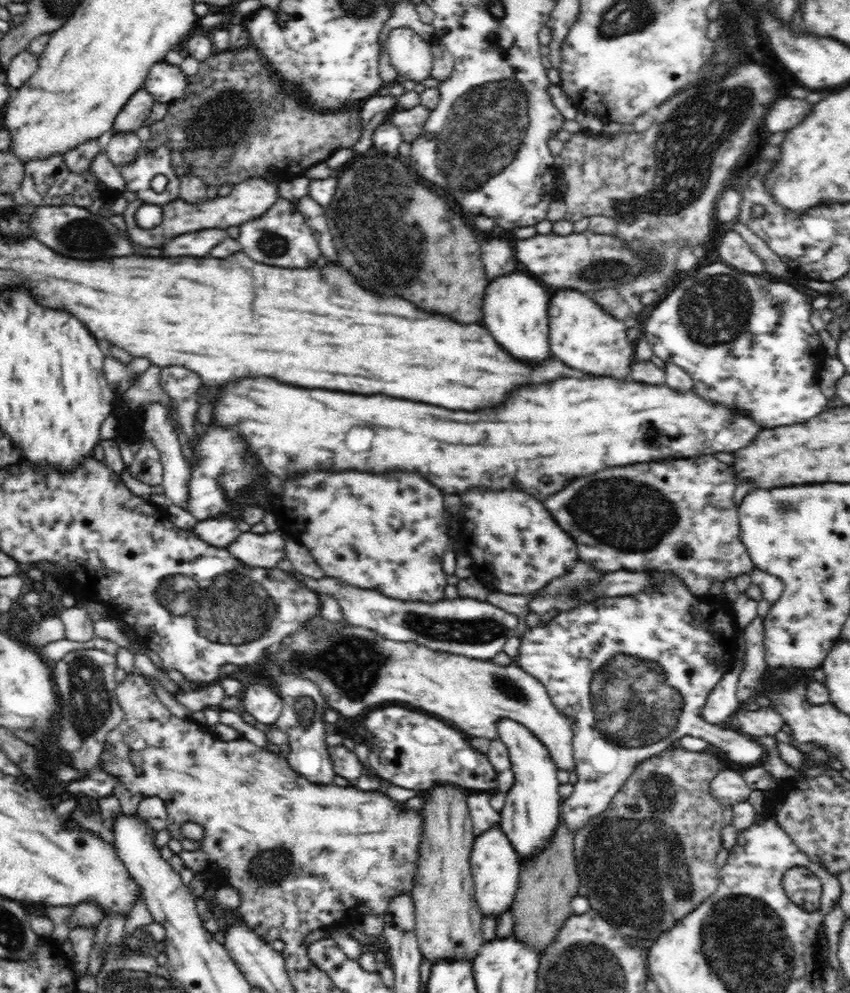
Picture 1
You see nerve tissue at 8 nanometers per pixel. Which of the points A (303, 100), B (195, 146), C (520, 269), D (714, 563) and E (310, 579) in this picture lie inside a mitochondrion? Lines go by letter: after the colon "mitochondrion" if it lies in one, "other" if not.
A: other
B: mitochondrion
C: other
D: other
E: other

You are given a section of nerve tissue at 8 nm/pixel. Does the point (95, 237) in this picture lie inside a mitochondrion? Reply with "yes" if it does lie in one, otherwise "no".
yes

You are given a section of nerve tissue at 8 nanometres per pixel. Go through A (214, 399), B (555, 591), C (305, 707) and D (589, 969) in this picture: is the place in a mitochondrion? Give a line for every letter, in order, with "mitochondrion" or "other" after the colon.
A: other
B: mitochondrion
C: mitochondrion
D: mitochondrion

